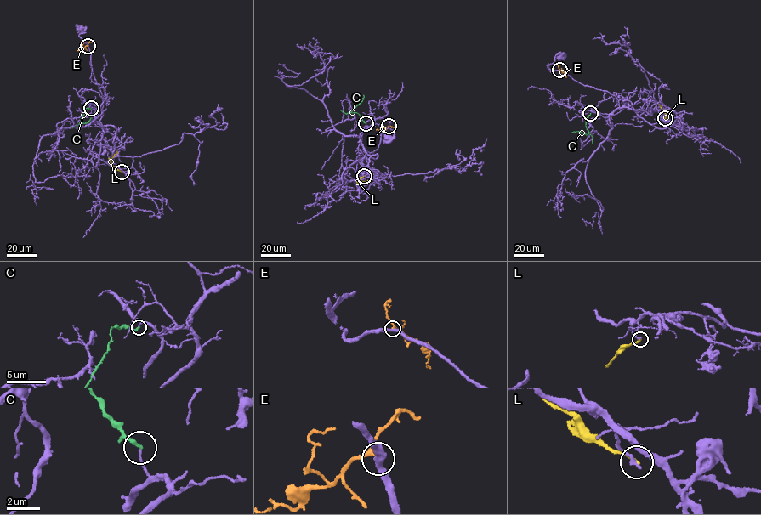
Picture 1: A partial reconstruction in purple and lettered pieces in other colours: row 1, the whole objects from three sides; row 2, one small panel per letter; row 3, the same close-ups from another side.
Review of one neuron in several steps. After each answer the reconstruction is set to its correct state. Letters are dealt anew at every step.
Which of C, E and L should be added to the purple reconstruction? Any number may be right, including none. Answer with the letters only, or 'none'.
none

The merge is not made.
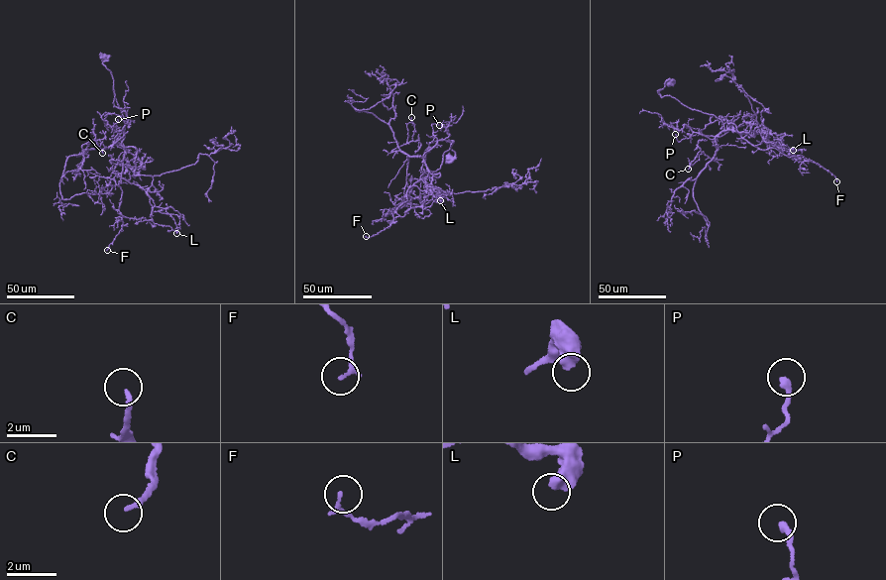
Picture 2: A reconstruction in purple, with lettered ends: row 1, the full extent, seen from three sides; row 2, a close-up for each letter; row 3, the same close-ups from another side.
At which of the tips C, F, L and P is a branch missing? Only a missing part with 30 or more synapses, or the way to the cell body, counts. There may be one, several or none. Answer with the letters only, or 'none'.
none

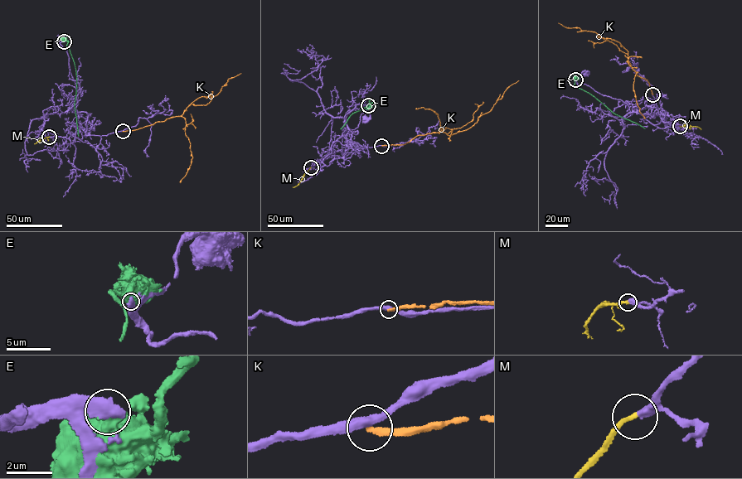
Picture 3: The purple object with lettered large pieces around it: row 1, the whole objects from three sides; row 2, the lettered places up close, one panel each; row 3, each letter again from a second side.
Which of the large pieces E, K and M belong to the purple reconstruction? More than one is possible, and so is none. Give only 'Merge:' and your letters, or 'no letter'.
Merge: M

